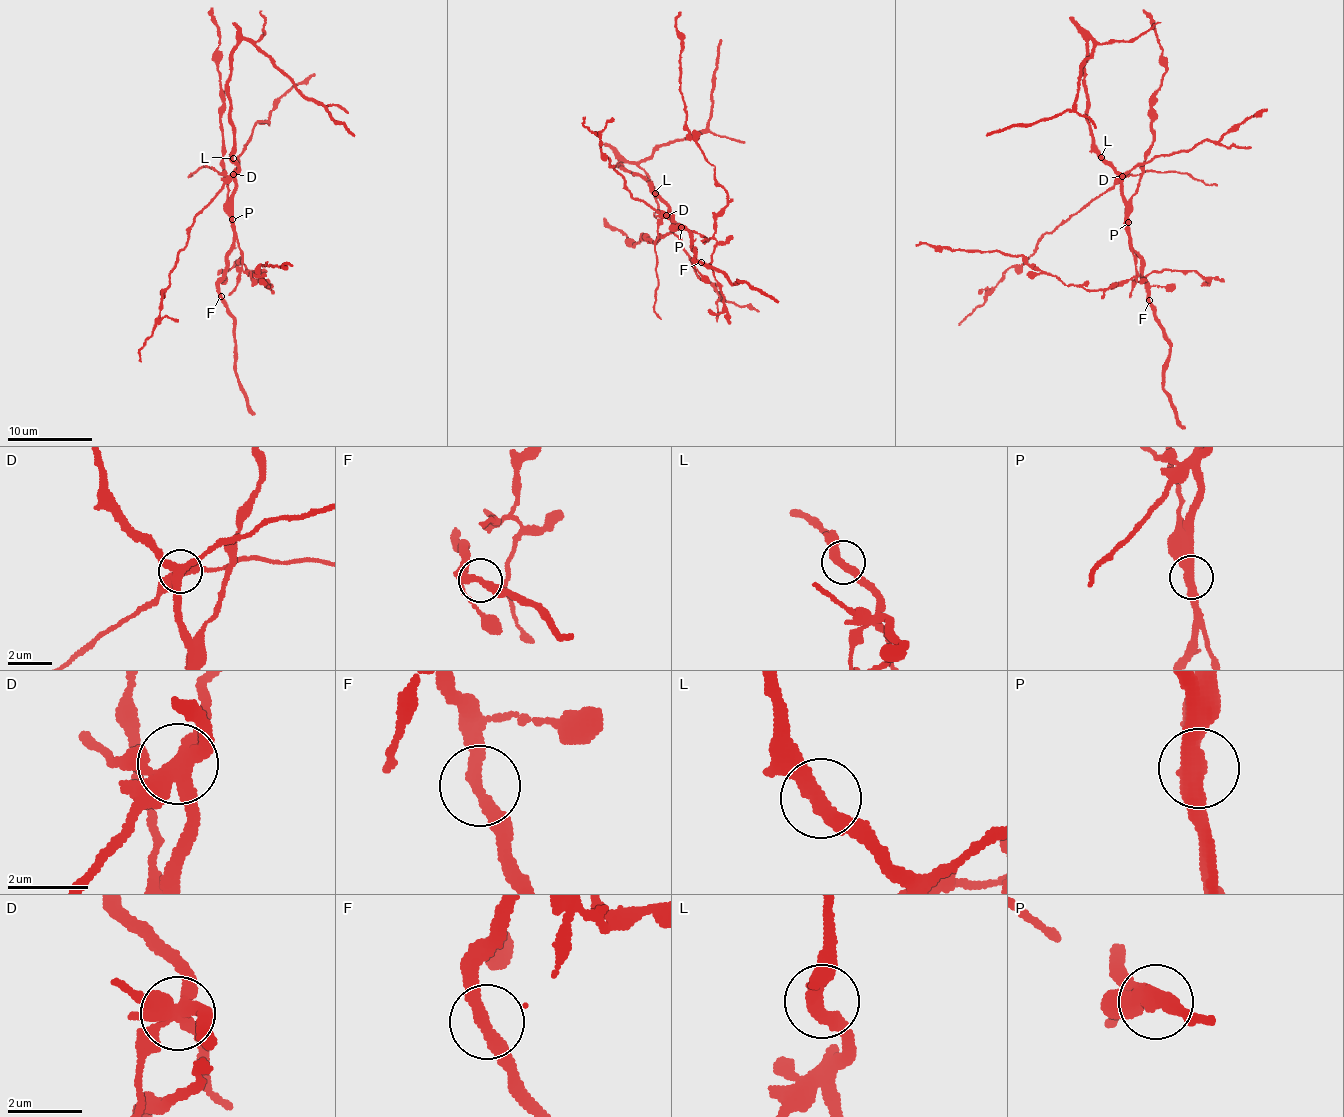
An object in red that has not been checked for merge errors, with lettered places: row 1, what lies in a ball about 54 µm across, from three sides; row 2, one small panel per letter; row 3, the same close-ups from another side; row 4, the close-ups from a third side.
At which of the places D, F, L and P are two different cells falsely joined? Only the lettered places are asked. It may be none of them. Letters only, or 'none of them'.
D, P

